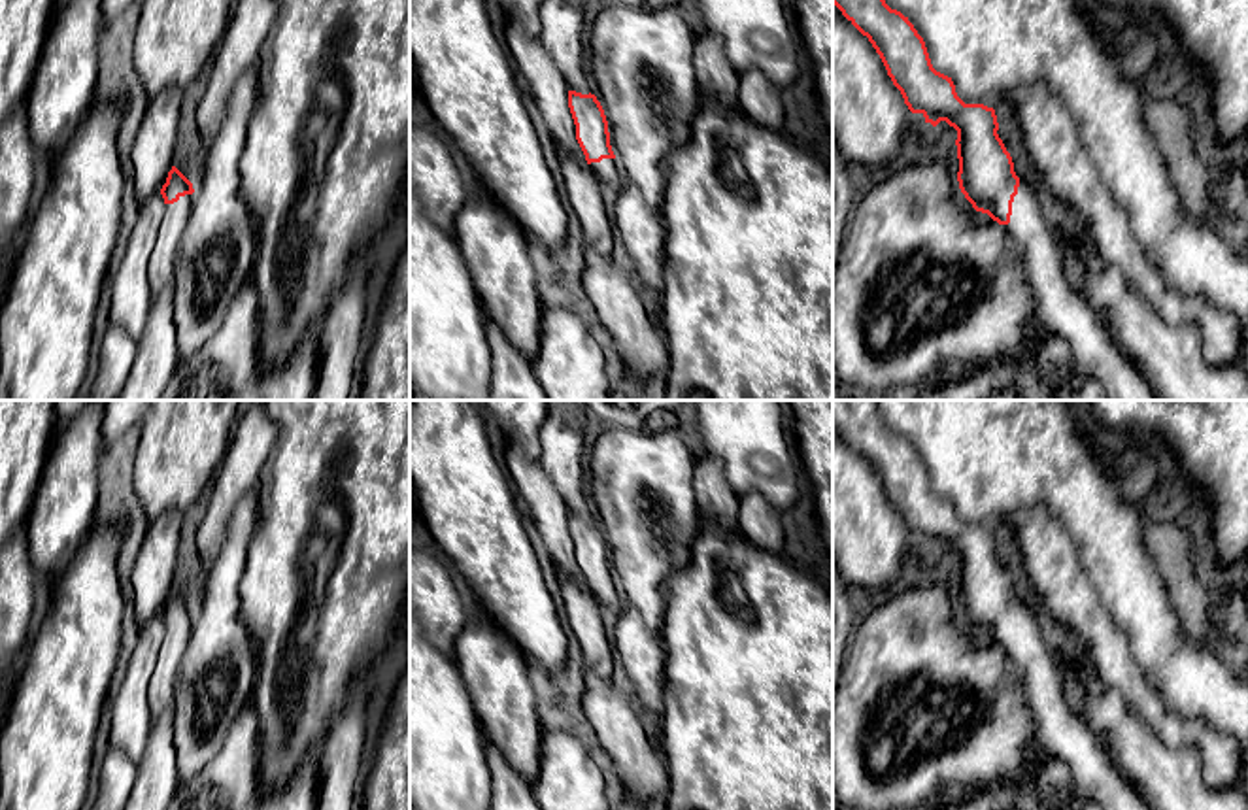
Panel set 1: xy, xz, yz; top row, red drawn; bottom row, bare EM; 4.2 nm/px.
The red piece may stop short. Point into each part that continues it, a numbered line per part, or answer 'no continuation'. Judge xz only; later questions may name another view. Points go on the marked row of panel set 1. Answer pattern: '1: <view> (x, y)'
1: xz (607, 170)

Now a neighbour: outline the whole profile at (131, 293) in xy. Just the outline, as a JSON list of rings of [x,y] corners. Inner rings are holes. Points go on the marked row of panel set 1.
[[[160,193],[140,202],[140,215],[132,228],[125,257],[110,274],[110,323],[121,327],[134,340],[142,336],[151,308],[153,291],[147,268],[164,208],[166,204]]]

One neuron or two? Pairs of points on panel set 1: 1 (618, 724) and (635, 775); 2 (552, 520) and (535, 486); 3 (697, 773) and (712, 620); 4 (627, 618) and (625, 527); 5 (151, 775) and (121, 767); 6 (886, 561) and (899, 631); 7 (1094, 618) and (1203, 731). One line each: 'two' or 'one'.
1: one
2: one
3: one
4: two
5: two
6: two
7: one

